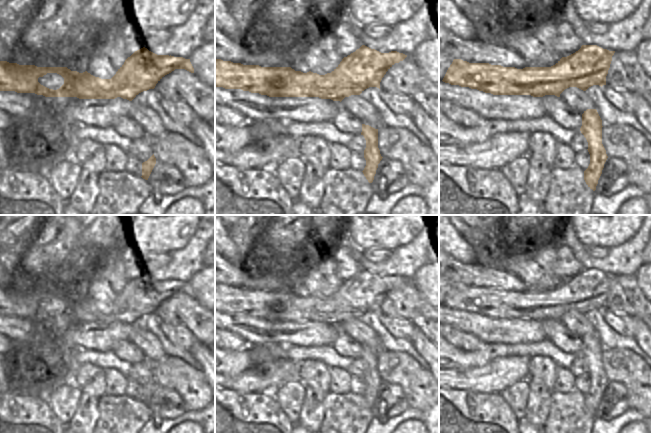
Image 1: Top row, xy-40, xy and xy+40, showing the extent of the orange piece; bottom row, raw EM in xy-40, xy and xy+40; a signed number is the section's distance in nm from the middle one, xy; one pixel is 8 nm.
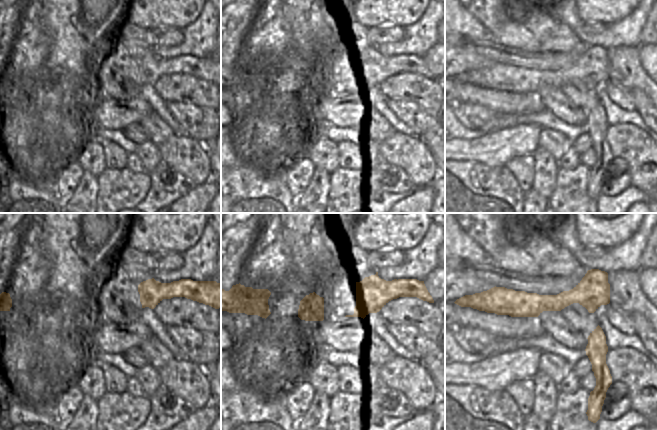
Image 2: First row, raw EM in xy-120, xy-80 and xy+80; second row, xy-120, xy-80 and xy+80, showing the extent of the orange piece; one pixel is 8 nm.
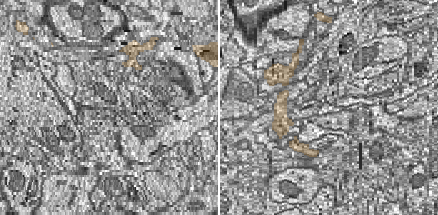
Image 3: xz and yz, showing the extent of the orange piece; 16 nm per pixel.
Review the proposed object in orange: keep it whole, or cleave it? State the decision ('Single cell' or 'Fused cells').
Fused cells

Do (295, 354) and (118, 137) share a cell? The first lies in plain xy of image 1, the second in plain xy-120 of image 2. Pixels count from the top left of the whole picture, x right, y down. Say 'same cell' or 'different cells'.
same cell

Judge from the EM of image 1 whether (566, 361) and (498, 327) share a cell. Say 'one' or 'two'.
two

